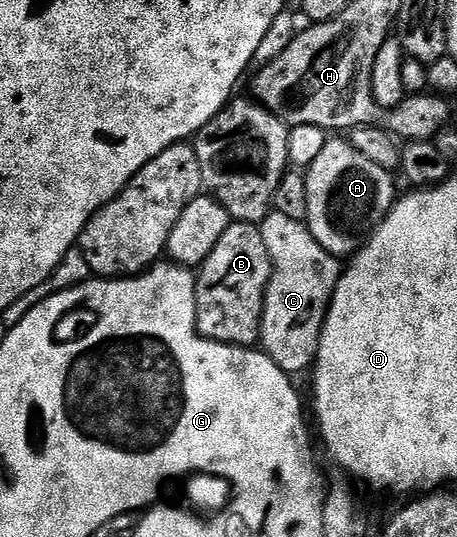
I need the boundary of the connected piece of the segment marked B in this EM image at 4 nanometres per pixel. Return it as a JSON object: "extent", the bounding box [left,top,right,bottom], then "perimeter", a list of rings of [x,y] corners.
{"extent":[196,222,273,347],"perimeter":[[[230,222],[213,252],[196,272],[197,334],[216,343],[253,347],[261,334],[261,311],[273,273],[272,258],[264,244],[262,228],[255,223]]]}

